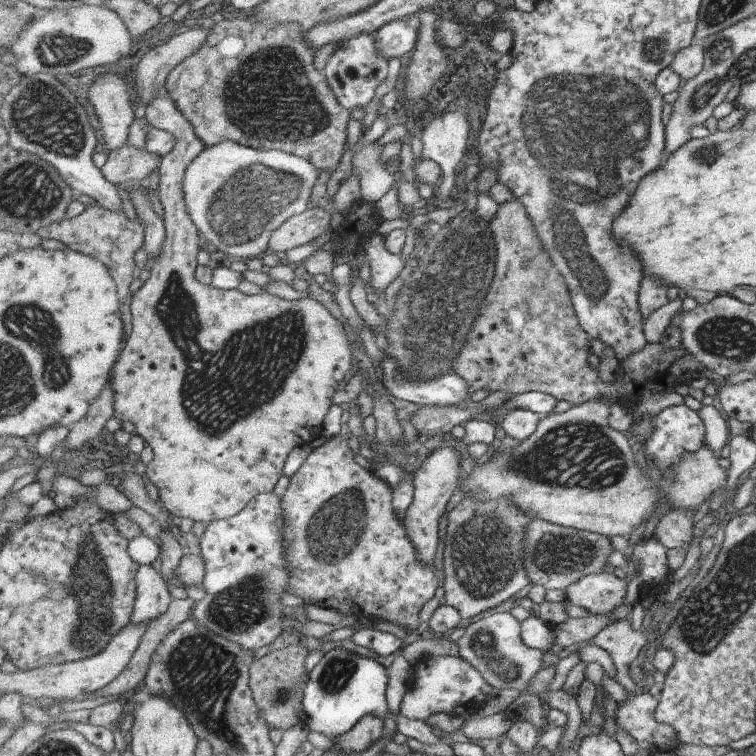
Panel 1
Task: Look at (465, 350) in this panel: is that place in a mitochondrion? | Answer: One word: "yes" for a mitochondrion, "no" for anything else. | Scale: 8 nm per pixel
yes

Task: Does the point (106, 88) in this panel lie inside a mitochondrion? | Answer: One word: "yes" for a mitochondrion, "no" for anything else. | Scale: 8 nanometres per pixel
no

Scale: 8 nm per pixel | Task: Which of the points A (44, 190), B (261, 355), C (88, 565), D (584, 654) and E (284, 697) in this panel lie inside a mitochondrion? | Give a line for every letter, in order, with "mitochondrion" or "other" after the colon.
A: mitochondrion
B: mitochondrion
C: mitochondrion
D: other
E: mitochondrion

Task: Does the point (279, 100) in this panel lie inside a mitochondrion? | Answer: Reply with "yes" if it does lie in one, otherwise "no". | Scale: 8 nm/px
yes

